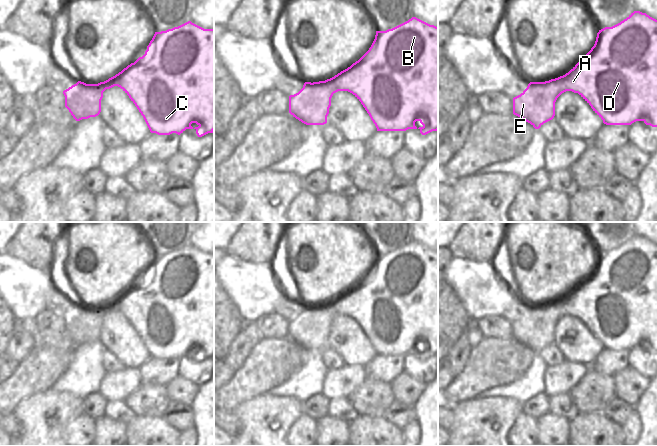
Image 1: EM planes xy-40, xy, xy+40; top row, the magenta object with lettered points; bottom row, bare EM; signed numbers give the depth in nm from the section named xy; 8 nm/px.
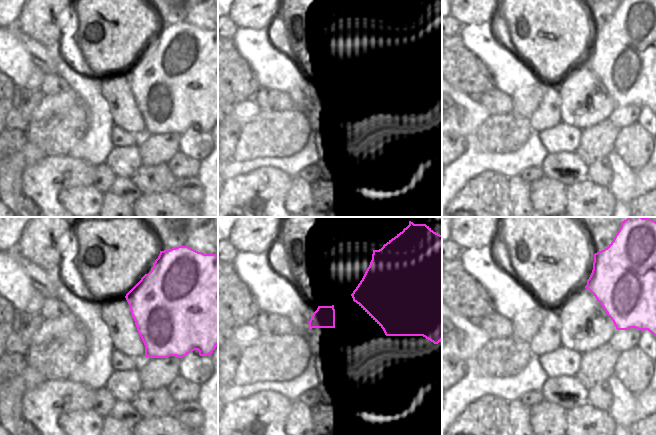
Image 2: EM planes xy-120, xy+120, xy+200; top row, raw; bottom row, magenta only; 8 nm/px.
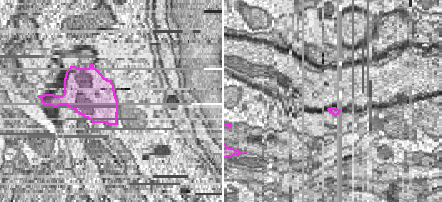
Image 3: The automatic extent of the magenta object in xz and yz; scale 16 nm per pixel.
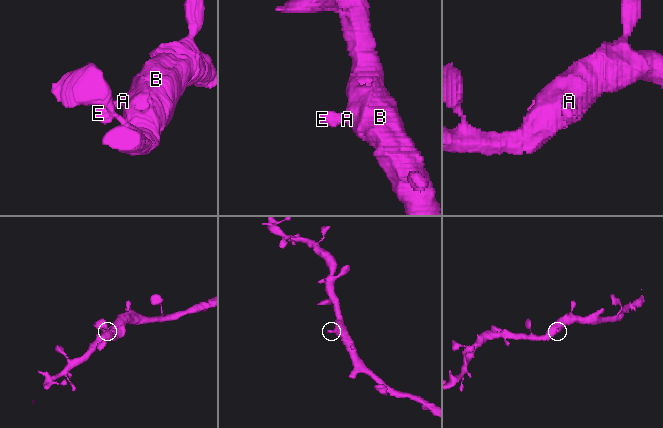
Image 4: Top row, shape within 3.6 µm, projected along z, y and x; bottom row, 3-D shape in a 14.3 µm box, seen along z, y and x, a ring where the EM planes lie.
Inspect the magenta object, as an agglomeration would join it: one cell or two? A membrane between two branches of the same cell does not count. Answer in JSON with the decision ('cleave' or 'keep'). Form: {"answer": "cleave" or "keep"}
{"answer": "keep"}

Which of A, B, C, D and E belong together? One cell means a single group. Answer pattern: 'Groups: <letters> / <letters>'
Groups: A B C D E

